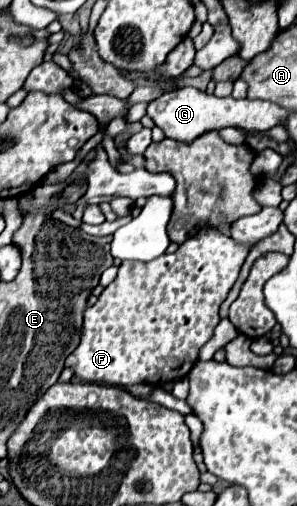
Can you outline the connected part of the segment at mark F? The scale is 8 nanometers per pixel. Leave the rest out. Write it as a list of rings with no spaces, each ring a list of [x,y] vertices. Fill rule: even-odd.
[[[202,227],[196,235],[188,237],[176,253],[164,253],[148,263],[122,263],[118,277],[102,291],[98,301],[84,311],[80,343],[76,351],[68,355],[66,367],[74,371],[76,379],[108,385],[166,385],[186,377],[200,349],[214,337],[214,327],[220,321],[220,305],[236,283],[246,255],[248,249],[236,245],[220,229]]]

